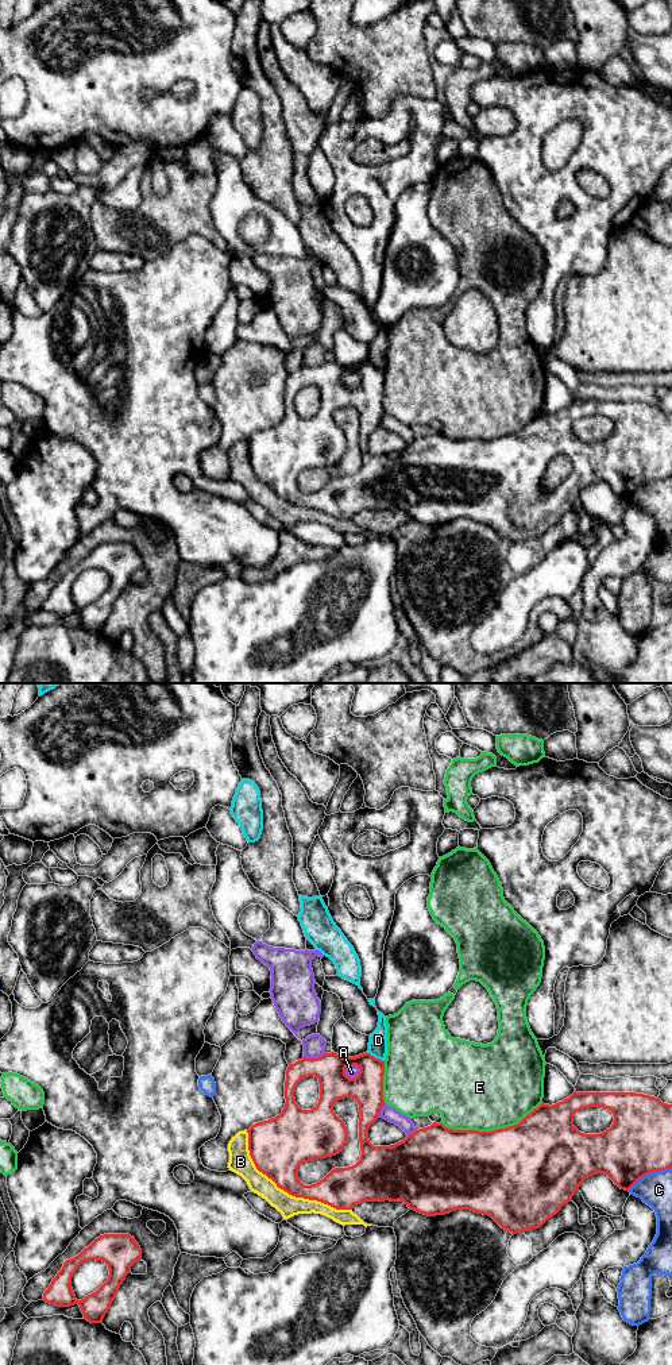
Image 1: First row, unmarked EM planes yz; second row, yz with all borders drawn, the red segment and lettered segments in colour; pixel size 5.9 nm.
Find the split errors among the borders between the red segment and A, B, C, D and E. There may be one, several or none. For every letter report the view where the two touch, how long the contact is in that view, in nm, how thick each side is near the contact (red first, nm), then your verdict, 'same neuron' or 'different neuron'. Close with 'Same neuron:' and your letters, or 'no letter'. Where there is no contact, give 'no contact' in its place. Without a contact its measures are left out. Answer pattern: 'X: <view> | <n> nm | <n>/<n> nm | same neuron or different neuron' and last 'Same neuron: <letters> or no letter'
A: yz | 110 nm | 190/70 nm | different neuron
B: yz | 800 nm | 320/130 nm | different neuron
C: yz | 300 nm | 380/200 nm | different neuron
D: yz | 120 nm | 190/110 nm | different neuron
E: yz | 600 nm | 500/500 nm | different neuron
Same neuron: no letter

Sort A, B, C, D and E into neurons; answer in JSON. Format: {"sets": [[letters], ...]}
{"sets": [["A"], ["B", "C"], ["D"], ["E"]]}

